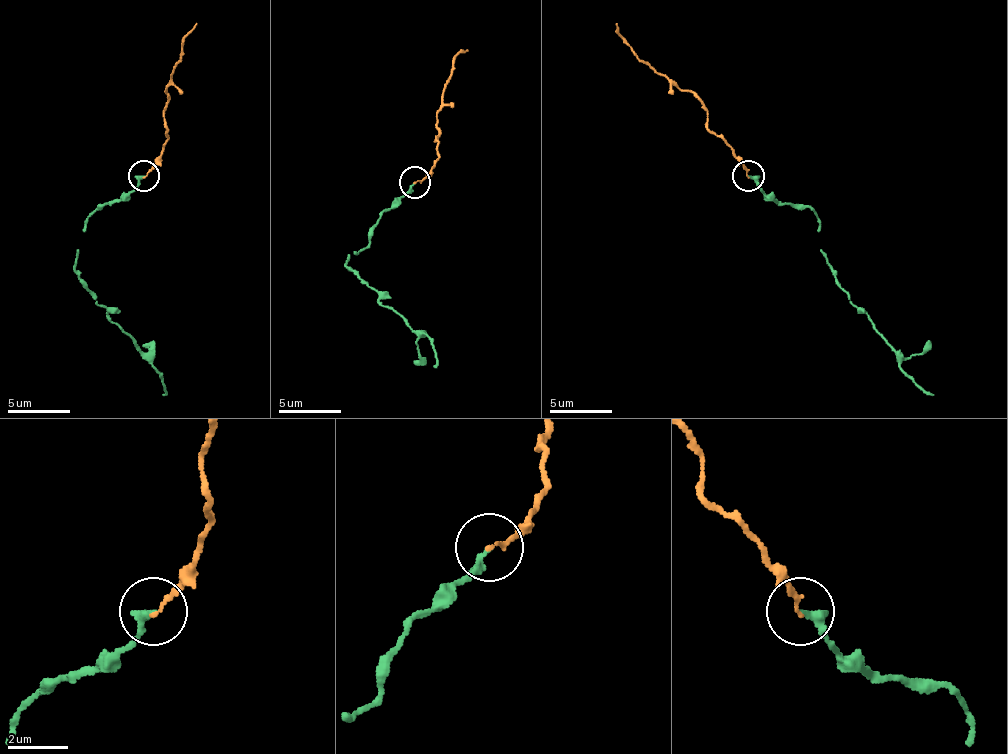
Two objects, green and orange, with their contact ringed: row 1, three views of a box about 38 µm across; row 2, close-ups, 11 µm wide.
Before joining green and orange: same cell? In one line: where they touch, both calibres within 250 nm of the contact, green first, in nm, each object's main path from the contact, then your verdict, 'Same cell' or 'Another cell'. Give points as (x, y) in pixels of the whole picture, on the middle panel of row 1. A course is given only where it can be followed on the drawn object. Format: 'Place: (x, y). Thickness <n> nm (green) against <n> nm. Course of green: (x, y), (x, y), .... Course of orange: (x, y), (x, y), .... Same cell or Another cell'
Place: (415, 182). Thickness 260 nm (green) against 140 nm. Course of green: (415, 183), (381, 214), (372, 239), (362, 251), (350, 255), (347, 264), (431, 342), (434, 367). Course of orange: (415, 183), (437, 158), (434, 142), (444, 83), (453, 61), (469, 48). Same cell

